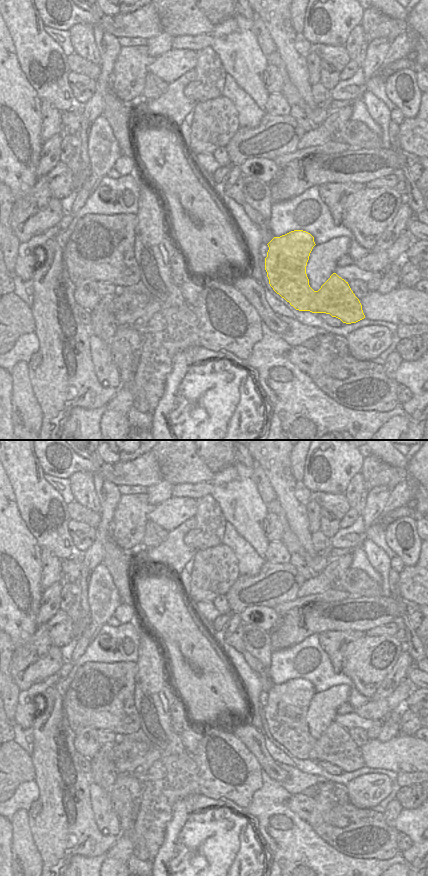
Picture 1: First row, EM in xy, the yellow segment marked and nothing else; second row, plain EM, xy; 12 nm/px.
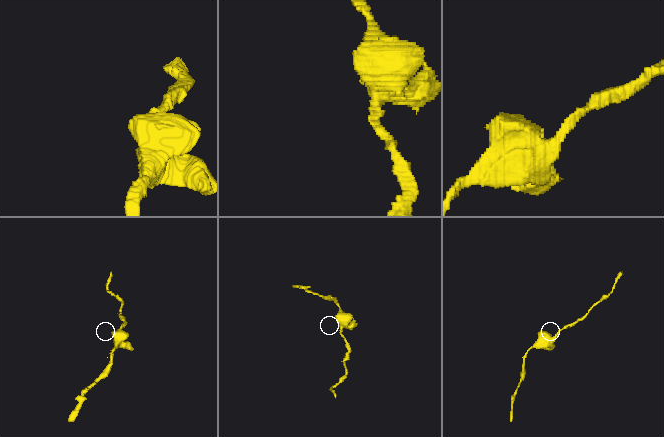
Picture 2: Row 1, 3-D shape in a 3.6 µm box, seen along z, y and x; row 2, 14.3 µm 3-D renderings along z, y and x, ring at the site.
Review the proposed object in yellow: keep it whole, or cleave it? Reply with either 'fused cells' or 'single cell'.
single cell

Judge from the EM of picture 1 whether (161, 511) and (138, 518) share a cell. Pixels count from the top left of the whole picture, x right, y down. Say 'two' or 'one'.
two

